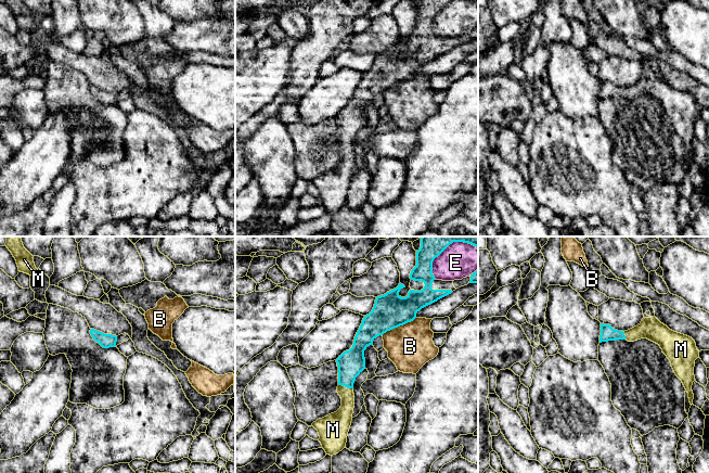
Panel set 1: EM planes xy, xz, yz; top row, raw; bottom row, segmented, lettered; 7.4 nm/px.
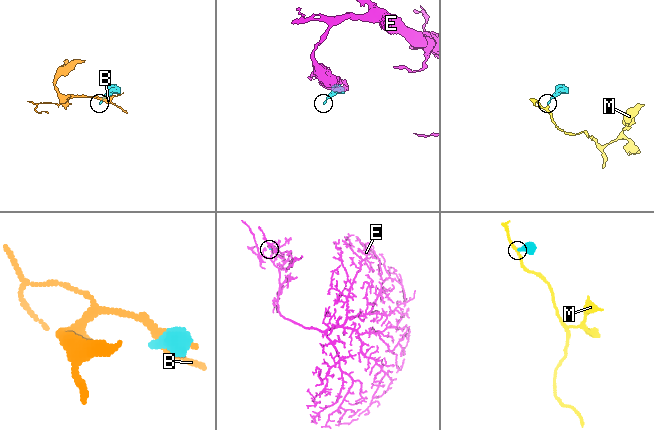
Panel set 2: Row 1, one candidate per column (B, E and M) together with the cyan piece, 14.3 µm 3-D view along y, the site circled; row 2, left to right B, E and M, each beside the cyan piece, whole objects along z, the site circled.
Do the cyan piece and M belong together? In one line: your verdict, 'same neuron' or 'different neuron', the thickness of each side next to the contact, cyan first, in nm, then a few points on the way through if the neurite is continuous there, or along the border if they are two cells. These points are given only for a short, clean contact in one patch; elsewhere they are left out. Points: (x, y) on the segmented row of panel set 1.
same neuron; calibres 190 and 150 nm; way xz (350, 362), (346, 386), (346, 411), (342, 419)

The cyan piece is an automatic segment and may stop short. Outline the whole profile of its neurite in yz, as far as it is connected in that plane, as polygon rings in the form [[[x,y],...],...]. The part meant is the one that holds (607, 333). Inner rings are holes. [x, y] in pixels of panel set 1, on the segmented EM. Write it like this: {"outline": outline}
{"outline": [[[656,317],[643,318],[640,324],[624,332],[601,323],[600,343],[617,340],[634,342],[641,338],[647,338],[660,346],[670,360],[675,375],[682,381],[693,405],[694,367],[695,360],[699,358],[699,350],[692,337],[670,330]]]}

